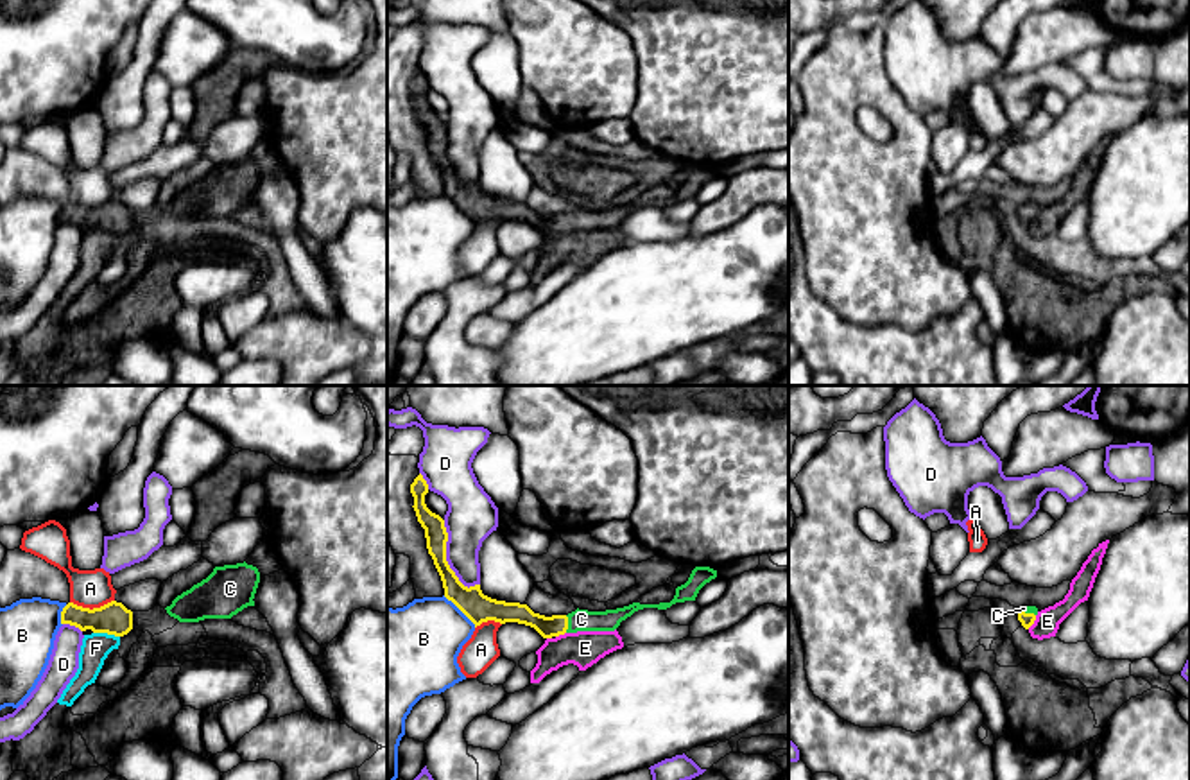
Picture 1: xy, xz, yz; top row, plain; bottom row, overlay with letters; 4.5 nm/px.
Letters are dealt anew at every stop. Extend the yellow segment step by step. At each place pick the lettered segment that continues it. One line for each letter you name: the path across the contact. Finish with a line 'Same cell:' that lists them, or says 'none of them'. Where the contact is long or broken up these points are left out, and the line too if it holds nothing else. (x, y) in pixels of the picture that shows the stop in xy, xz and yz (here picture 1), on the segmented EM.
C: across xz (513, 612), (542, 624), (567, 624), (581, 619)
Same cell: C

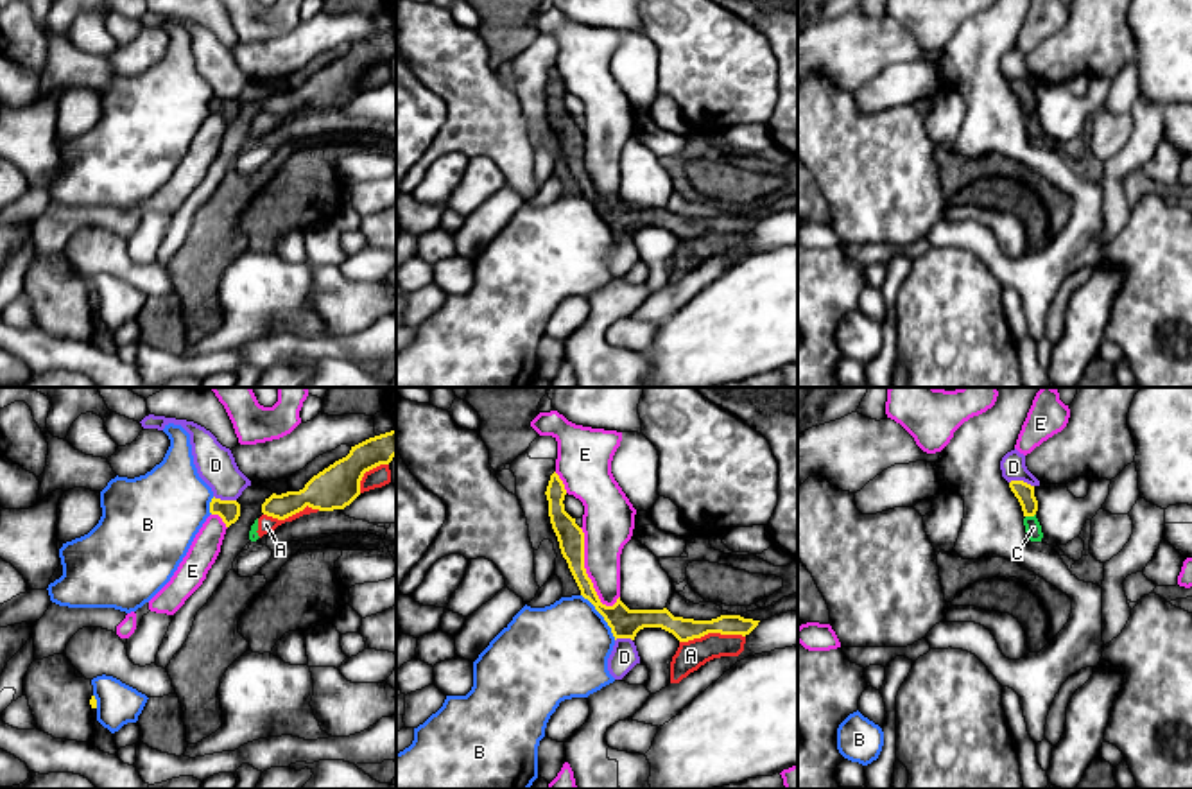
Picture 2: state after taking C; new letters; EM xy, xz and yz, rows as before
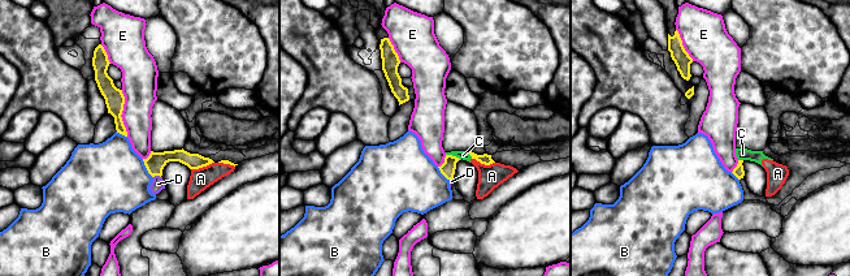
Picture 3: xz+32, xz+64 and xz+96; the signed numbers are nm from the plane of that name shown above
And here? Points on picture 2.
Same cell: none of them

